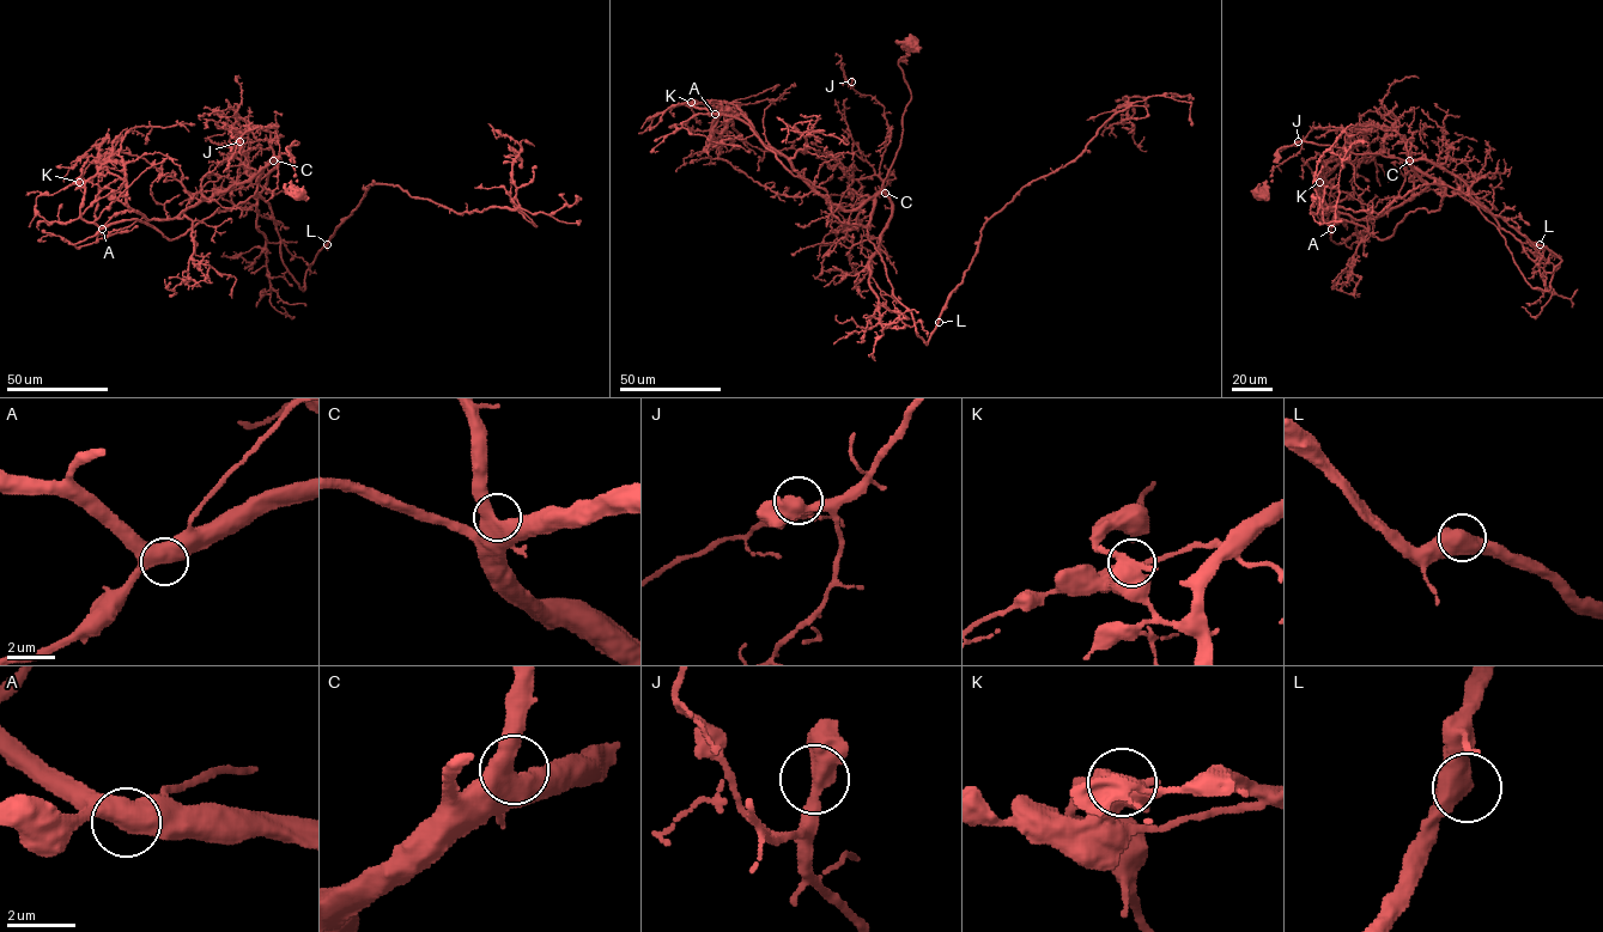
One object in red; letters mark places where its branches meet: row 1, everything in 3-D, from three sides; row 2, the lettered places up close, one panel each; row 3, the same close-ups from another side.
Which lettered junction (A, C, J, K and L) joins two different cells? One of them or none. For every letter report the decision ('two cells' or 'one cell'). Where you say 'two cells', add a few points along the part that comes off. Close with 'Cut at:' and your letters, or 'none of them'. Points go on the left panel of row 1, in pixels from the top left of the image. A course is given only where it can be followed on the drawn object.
A: one cell
C: one cell
J: one cell
K: one cell
L: one cell
Cut at: none of them

